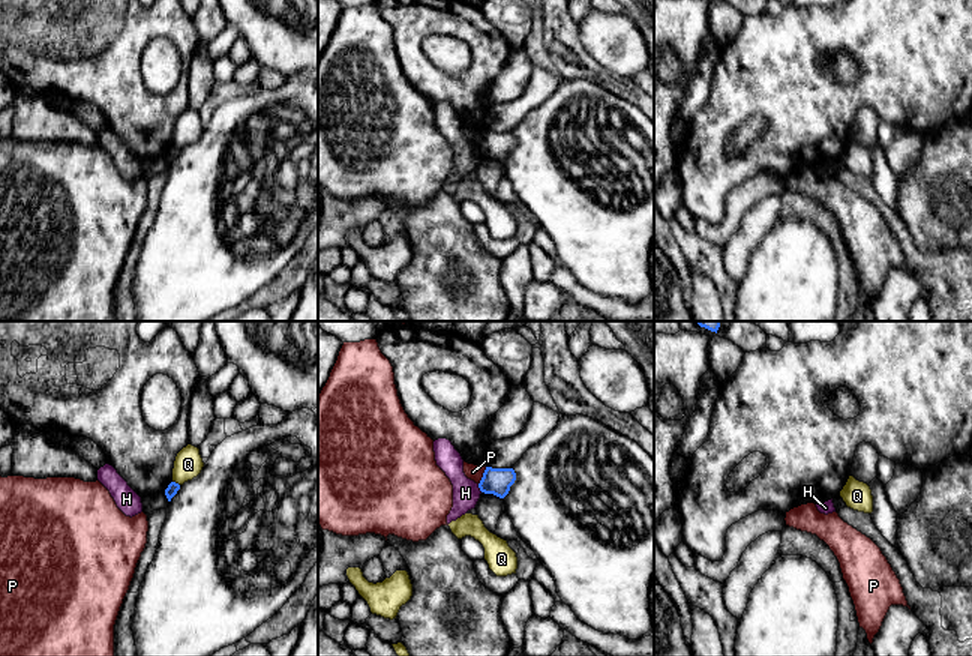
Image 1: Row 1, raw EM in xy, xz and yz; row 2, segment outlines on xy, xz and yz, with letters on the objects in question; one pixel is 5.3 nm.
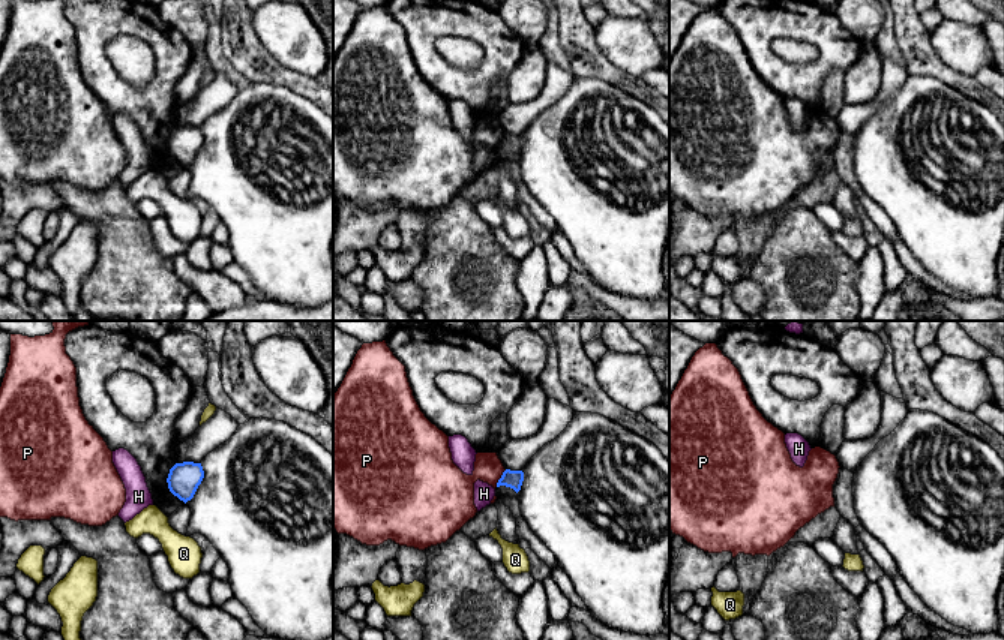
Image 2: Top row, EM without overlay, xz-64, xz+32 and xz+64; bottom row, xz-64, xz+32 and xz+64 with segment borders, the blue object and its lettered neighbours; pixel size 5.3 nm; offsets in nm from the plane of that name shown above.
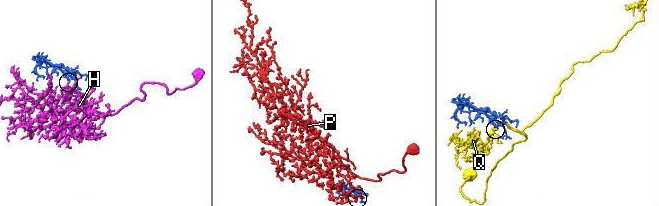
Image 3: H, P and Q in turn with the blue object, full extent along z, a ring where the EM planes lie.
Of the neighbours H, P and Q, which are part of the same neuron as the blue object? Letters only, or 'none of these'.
none of these

